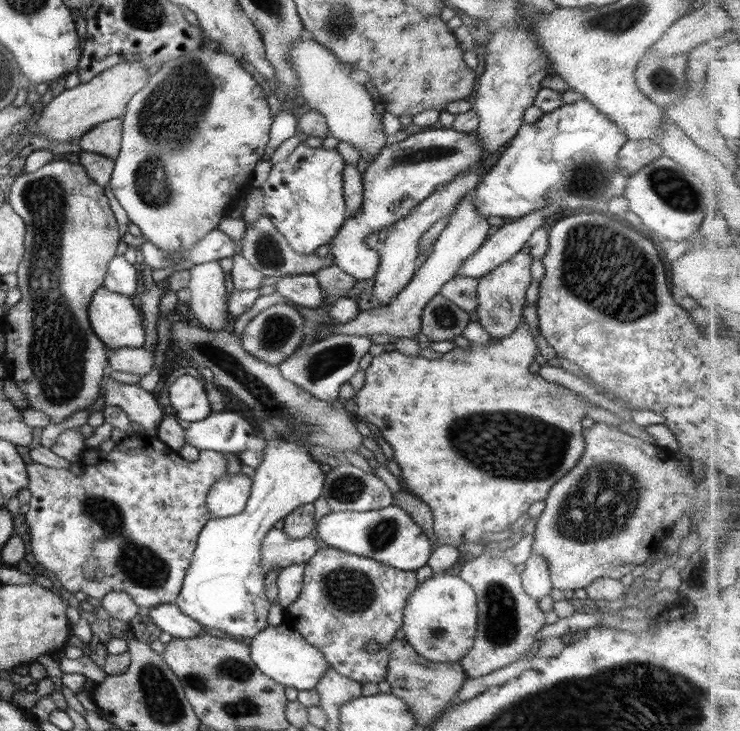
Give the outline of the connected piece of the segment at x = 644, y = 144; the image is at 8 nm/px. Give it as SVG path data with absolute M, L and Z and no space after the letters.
M626 141L617 152L617 165L621 171L627 173L627 176L631 176L651 160L661 156L661 147L654 141Z

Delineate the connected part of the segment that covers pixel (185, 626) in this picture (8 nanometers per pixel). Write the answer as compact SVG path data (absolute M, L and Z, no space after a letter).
M175 603L161 604L149 609L148 616L161 632L167 632L173 639L193 638L203 631L203 626L182 614Z

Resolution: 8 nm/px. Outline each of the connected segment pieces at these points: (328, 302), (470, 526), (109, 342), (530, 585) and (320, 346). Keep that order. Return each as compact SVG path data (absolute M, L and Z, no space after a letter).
M333 265L317 270L312 276L317 279L317 283L321 287L321 293L323 293L321 308L323 307L325 310L329 309L337 300L347 299L358 286L349 274Z
M521 321L515 330L503 338L498 338L495 344L469 344L464 350L453 347L443 353L440 358L427 359L424 357L408 357L396 350L383 352L379 356L373 356L369 366L363 371L364 383L359 392L355 392L353 403L355 410L351 414L354 420L360 420L370 426L376 434L389 444L393 451L393 459L401 471L401 481L407 491L412 492L429 509L432 515L432 534L438 546L448 545L457 548L460 544L479 544L485 546L482 536L491 533L503 533L531 504L544 501L553 487L571 468L575 467L584 448L584 440L581 434L582 427L579 422L586 416L585 407L595 405L593 402L583 400L580 394L573 392L561 385L543 380L538 374L529 372L529 364L537 354L537 343L533 339L533 333L529 331L529 325Z
M101 285L93 292L93 296L91 296L89 304L87 304L87 316L93 334L109 350L143 347L145 333L142 320L129 297L111 292L105 286Z
M531 553L531 556L524 564L525 568L520 574L523 591L525 591L529 597L537 600L549 594L552 586L545 559L541 559L541 555Z
M329 335L319 341L311 342L306 347L298 347L283 362L277 364L283 378L306 390L311 396L323 402L340 400L337 395L339 386L347 382L359 368L359 360L371 348L371 339L367 336Z

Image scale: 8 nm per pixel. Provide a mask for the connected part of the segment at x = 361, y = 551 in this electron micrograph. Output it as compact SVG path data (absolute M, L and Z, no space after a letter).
M394 505L368 512L330 511L329 514L325 514L318 522L315 522L314 527L317 535L319 535L319 539L325 543L325 548L335 548L351 555L369 557L402 571L415 571L417 568L421 568L421 566L426 564L432 552L429 538L426 534L422 534L422 528L417 526L415 521L403 510Z

